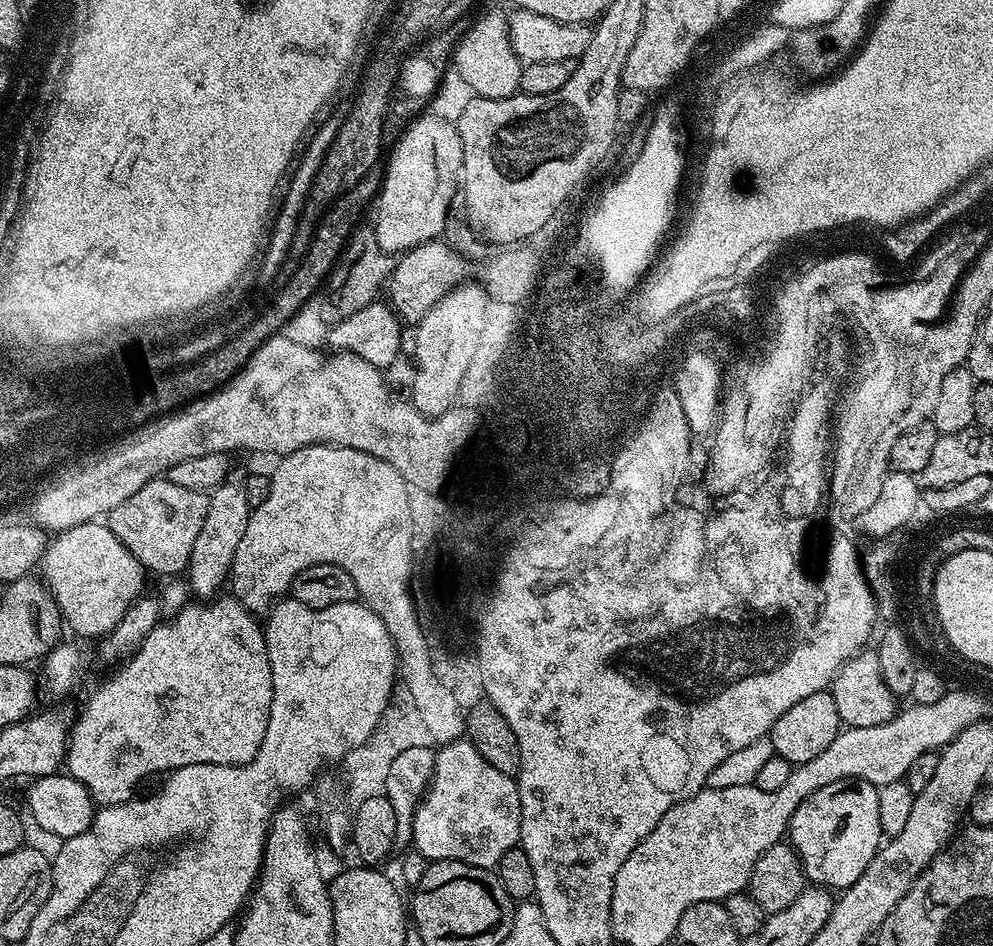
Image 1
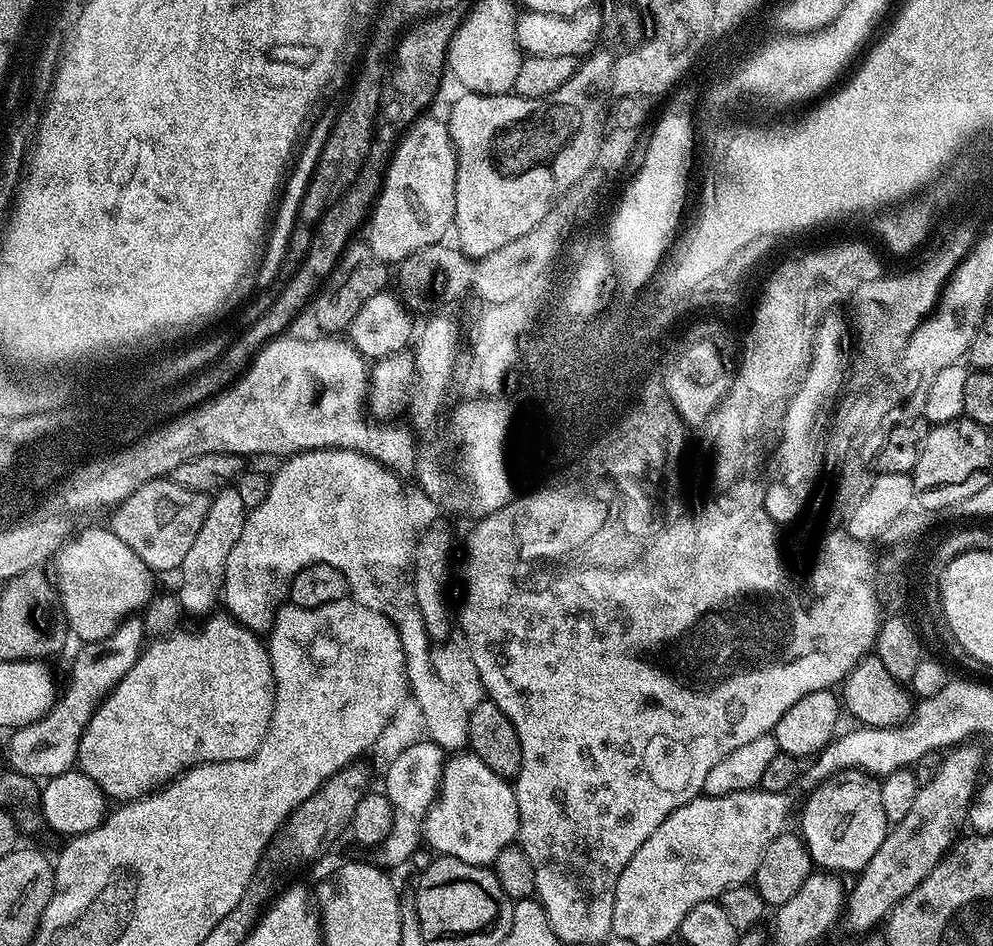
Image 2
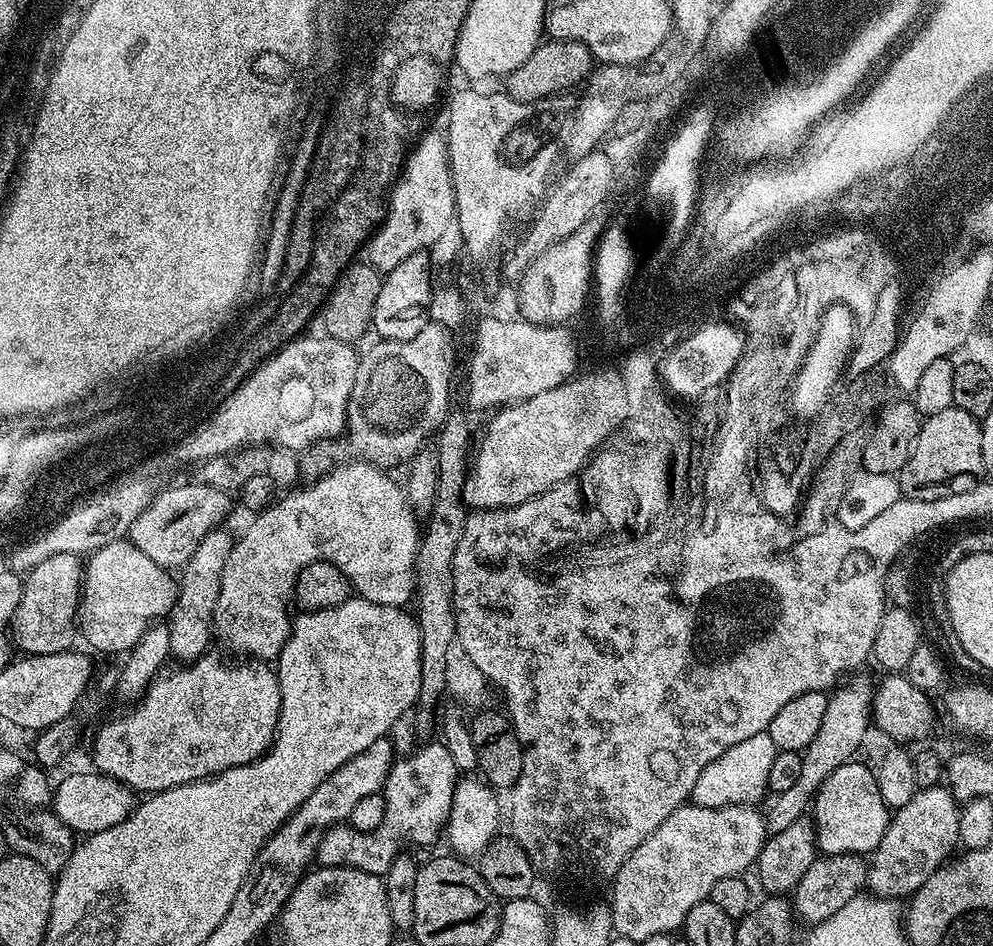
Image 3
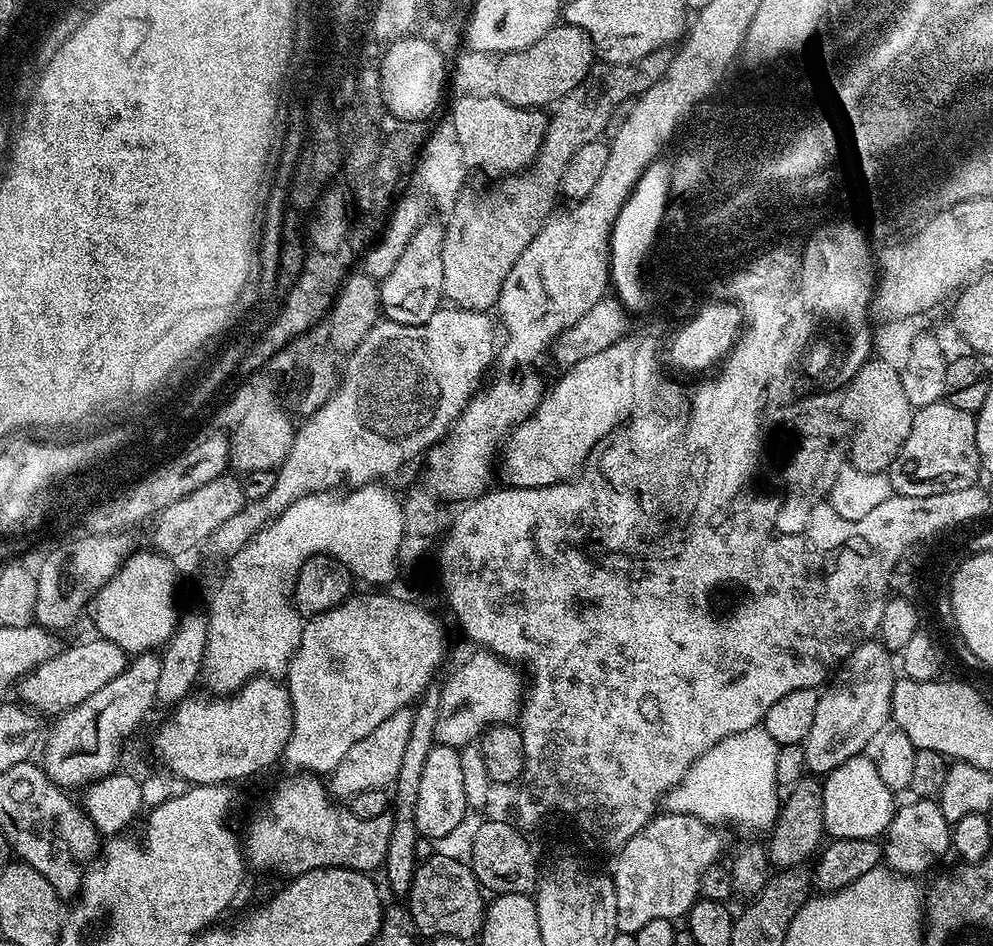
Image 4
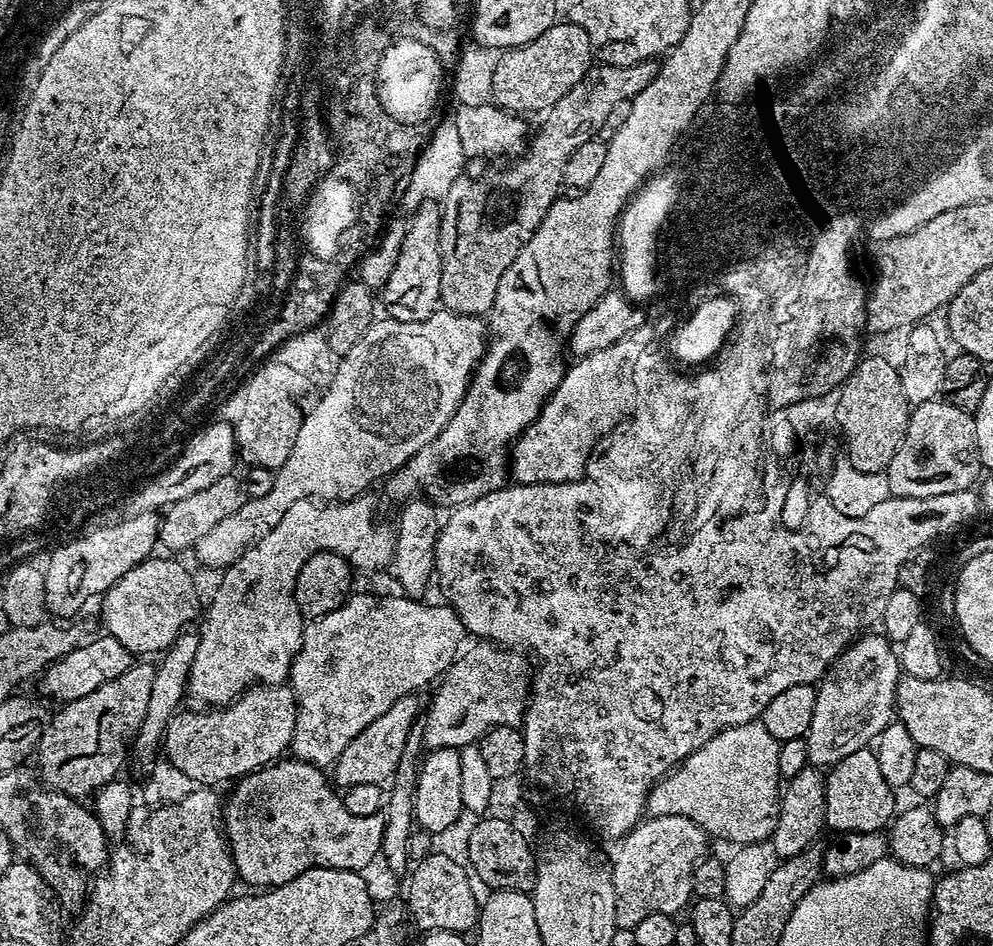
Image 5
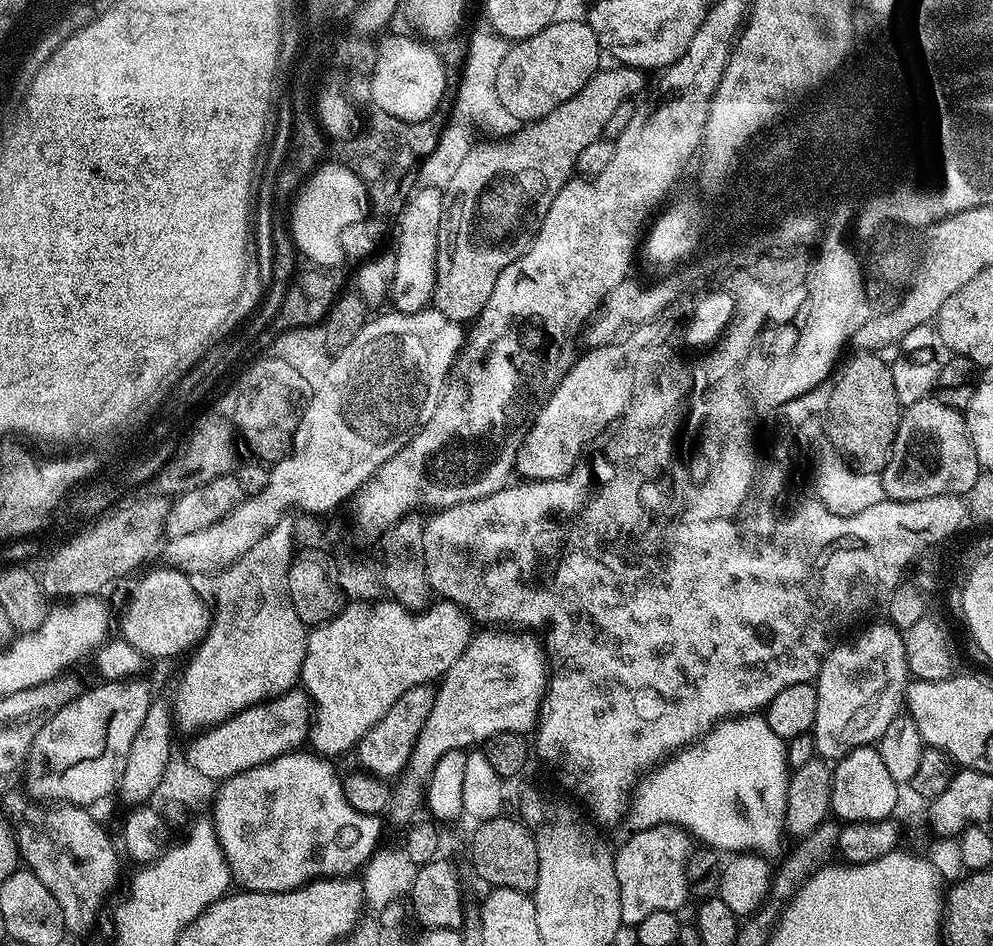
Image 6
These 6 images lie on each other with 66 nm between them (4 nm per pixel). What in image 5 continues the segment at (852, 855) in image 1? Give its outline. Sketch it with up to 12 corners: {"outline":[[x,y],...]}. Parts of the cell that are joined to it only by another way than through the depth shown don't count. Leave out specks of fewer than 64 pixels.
{"outline":[[871,747],[831,765],[824,822],[879,832],[894,790]]}

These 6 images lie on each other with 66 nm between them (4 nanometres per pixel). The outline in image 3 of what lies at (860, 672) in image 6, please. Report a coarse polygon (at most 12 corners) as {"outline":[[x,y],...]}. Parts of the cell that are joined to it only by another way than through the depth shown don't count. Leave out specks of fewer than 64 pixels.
{"outline":[[873,689],[829,695],[791,794],[766,811],[768,836],[801,819],[828,768],[849,763],[869,735]]}

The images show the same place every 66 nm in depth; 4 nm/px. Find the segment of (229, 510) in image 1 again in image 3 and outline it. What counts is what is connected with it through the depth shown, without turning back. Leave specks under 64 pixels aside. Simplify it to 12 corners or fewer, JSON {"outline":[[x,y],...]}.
{"outline":[[212,529],[180,570],[169,655],[198,660],[234,538]]}

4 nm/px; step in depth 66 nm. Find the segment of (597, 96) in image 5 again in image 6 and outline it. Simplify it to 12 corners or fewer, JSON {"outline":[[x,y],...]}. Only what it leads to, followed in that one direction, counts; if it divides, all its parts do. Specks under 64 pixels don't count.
{"outline":[[641,69],[472,149],[443,189],[435,311],[476,319]]}

